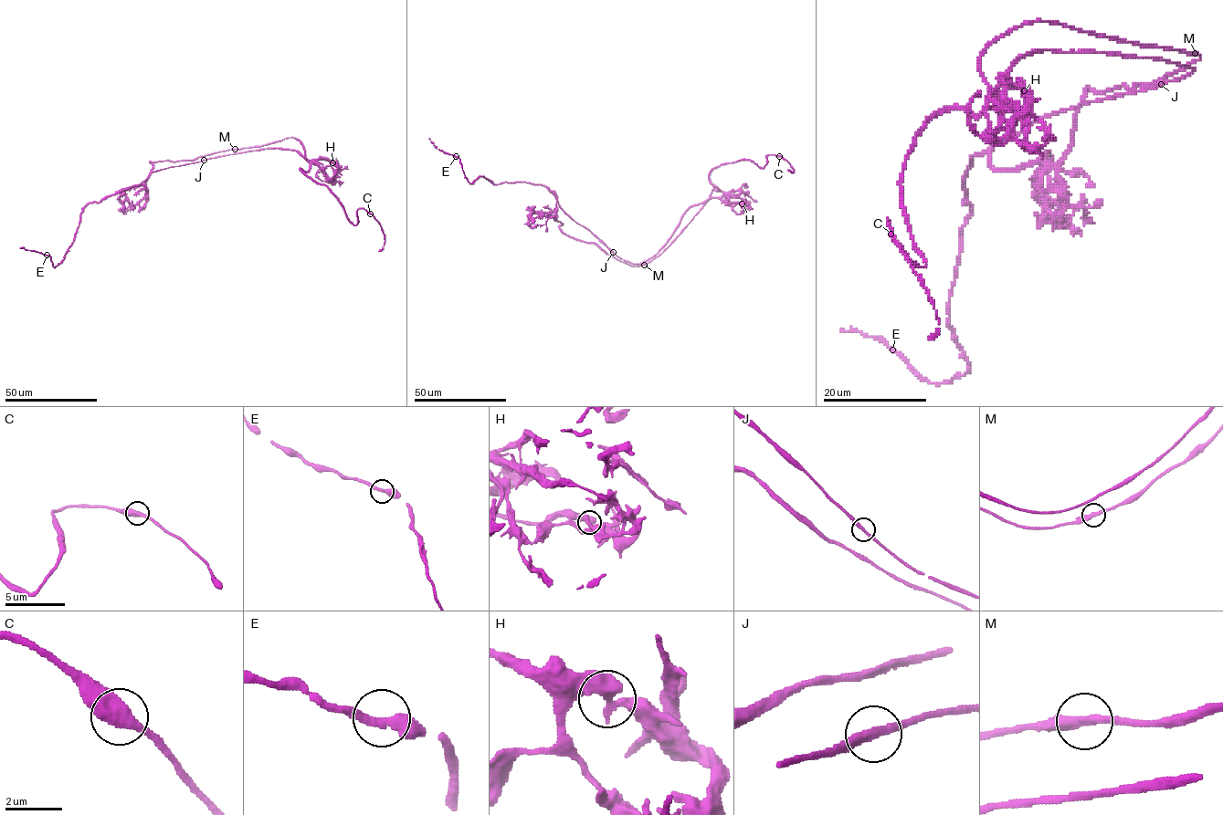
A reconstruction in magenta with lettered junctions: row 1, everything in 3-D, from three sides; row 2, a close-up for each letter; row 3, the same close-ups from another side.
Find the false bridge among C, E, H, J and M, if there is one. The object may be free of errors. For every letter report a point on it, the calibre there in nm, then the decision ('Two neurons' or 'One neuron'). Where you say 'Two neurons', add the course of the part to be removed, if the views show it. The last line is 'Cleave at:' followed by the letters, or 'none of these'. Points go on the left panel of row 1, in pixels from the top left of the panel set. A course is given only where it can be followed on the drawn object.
C: Place: (370, 214). Thickness 550 nm. One neuron
E: Place: (47, 255). Thickness 400 nm. One neuron
H: Place: (332, 162). Thickness 440 nm. Two neurons. Course of the part to remove: (332, 162), (275, 148), (160, 169), (137, 185), (86, 205), (74, 240), (57, 266), (51, 256), (19, 247)
J: Place: (204, 160). Thickness 300 nm. One neuron
M: Place: (235, 149). Thickness 340 nm. One neuron
Cleave at: H

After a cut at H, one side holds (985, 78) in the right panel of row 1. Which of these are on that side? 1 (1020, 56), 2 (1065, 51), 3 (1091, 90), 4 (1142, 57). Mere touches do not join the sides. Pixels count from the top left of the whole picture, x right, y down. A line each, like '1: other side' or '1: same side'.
1: other side
2: other side
3: same side
4: other side

